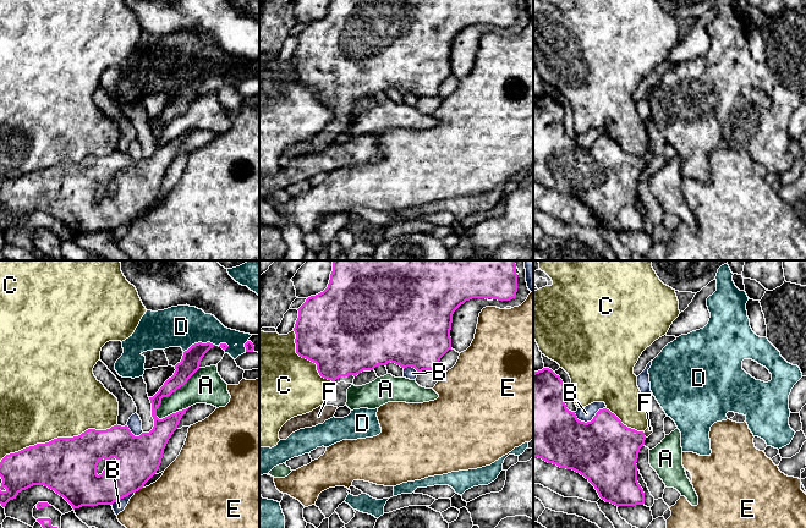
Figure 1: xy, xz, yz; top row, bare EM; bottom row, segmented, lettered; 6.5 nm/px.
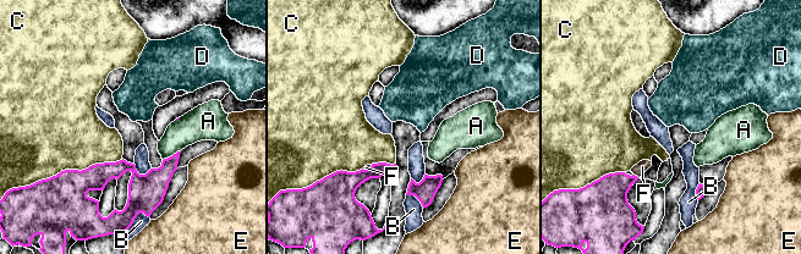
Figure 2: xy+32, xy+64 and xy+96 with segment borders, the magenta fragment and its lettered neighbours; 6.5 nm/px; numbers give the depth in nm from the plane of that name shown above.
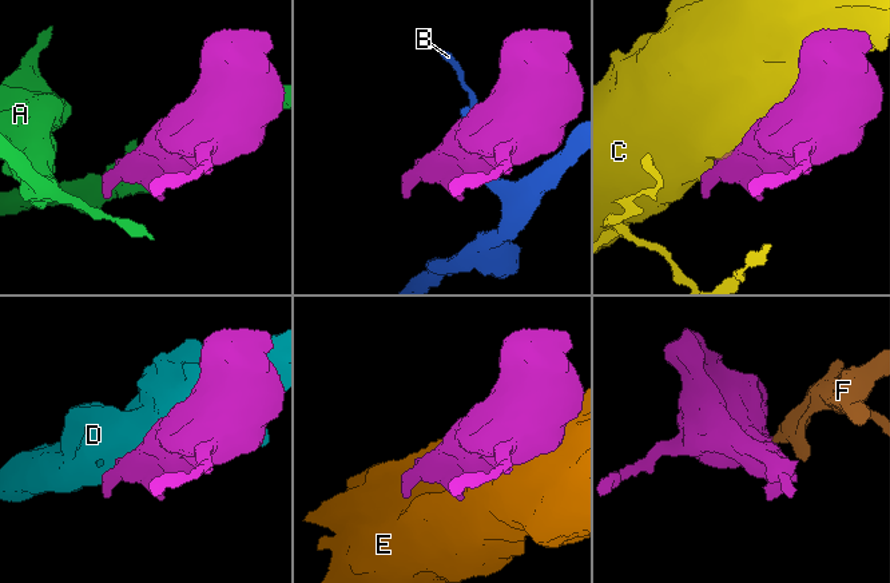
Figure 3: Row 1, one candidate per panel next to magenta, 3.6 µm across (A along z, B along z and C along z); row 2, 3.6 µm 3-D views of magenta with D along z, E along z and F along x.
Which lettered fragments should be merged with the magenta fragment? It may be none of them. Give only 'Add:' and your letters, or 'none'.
Add: F

